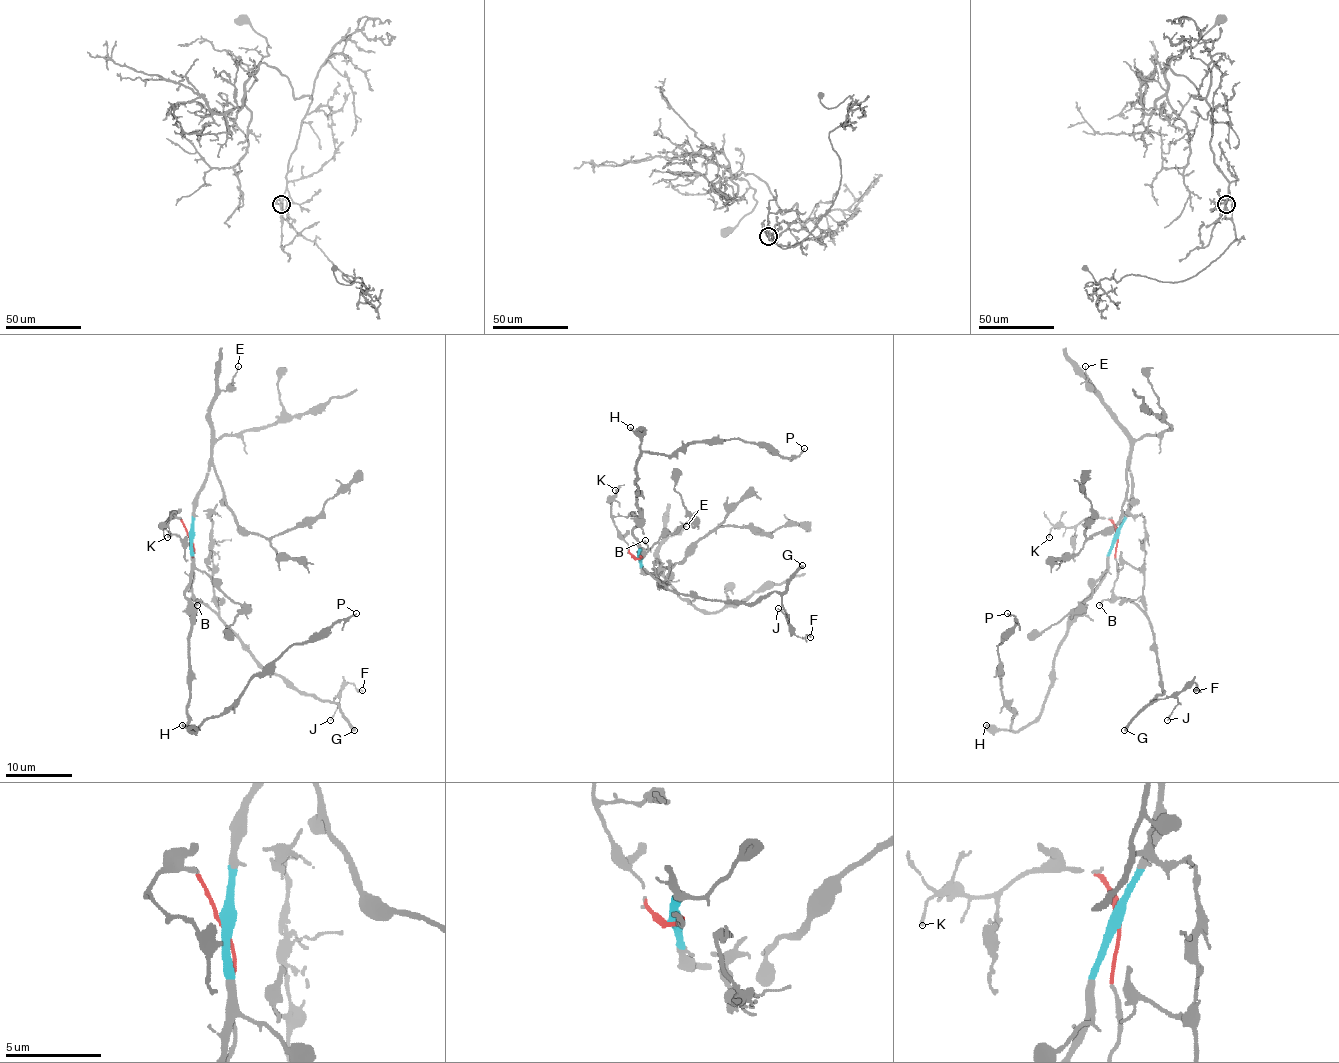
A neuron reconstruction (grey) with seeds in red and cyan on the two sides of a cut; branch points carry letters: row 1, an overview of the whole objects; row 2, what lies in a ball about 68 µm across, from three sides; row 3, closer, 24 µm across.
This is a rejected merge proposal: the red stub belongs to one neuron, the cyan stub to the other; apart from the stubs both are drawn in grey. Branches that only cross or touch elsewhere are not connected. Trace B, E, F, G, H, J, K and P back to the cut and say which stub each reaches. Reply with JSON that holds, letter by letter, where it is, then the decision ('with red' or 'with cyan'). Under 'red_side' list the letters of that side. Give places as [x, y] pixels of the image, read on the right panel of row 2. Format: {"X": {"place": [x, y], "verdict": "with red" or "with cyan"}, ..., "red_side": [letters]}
{"B": {"place": [1099, 605], "verdict": "with red"}, "E": {"place": [1085, 366], "verdict": "with cyan"}, "F": {"place": [1196, 690], "verdict": "with red"}, "G": {"place": [1124, 730], "verdict": "with red"}, "H": {"place": [986, 725], "verdict": "with cyan"}, "J": {"place": [1167, 720], "verdict": "with red"}, "K": {"place": [1049, 537], "verdict": "with red"}, "P": {"place": [1007, 613], "verdict": "with cyan"}, "red_side": ["B", "F", "G", "J", "K"]}

